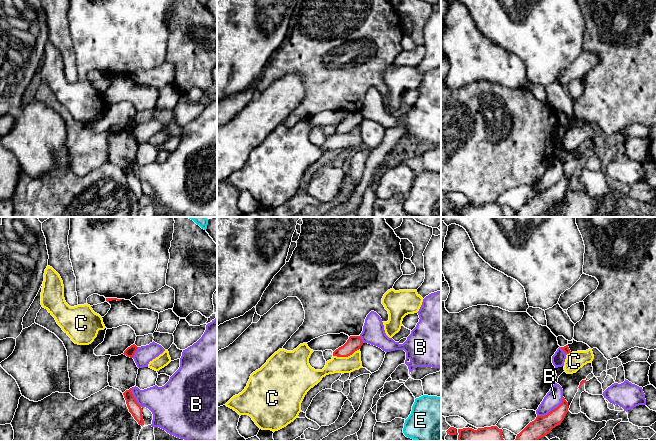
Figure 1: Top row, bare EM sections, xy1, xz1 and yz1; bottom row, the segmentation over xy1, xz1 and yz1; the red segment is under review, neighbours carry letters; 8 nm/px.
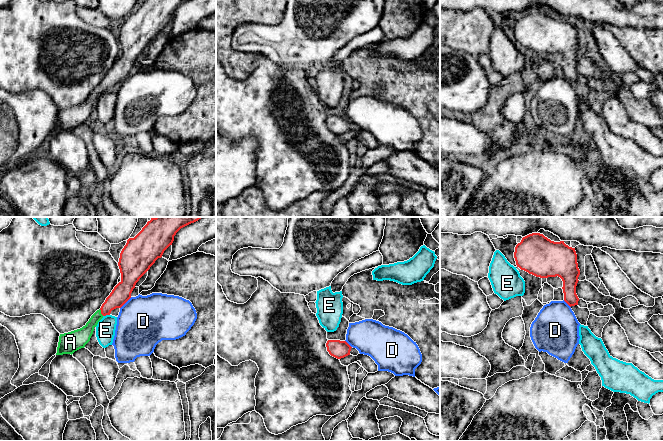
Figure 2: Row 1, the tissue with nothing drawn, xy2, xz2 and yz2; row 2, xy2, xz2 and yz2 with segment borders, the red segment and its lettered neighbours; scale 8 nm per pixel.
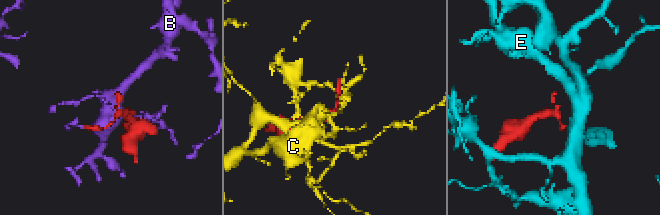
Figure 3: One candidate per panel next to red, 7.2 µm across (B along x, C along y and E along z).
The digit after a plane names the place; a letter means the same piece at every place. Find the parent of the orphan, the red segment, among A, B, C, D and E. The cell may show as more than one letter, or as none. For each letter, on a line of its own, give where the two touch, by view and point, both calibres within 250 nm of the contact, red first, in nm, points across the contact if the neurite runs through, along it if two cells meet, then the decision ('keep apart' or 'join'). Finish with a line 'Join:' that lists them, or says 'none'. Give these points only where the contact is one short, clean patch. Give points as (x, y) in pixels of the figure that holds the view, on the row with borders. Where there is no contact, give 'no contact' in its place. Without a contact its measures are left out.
A: meets red in xy2 at (101, 312); 150 nm thick on the red side, 130 nm on the other; runs through xy2 (121, 293), (101, 312), (81, 336); join
B: meets red in yz1 at (552, 410); 160 nm thick on the red side, 140 nm on the other; keep apart
C: meets red in xz1 at (345, 356); 120 nm thick on the red side, 130 nm on the other; keep apart
D: meets red in xy2 at (125, 302); 170 nm thick on the red side, 420 nm on the other; border along xy2 (131, 297), (120, 308); keep apart
E: meets red in xy2 at (106, 314); 150 nm thick on the red side, 160 nm on the other; keep apart
Join: A

